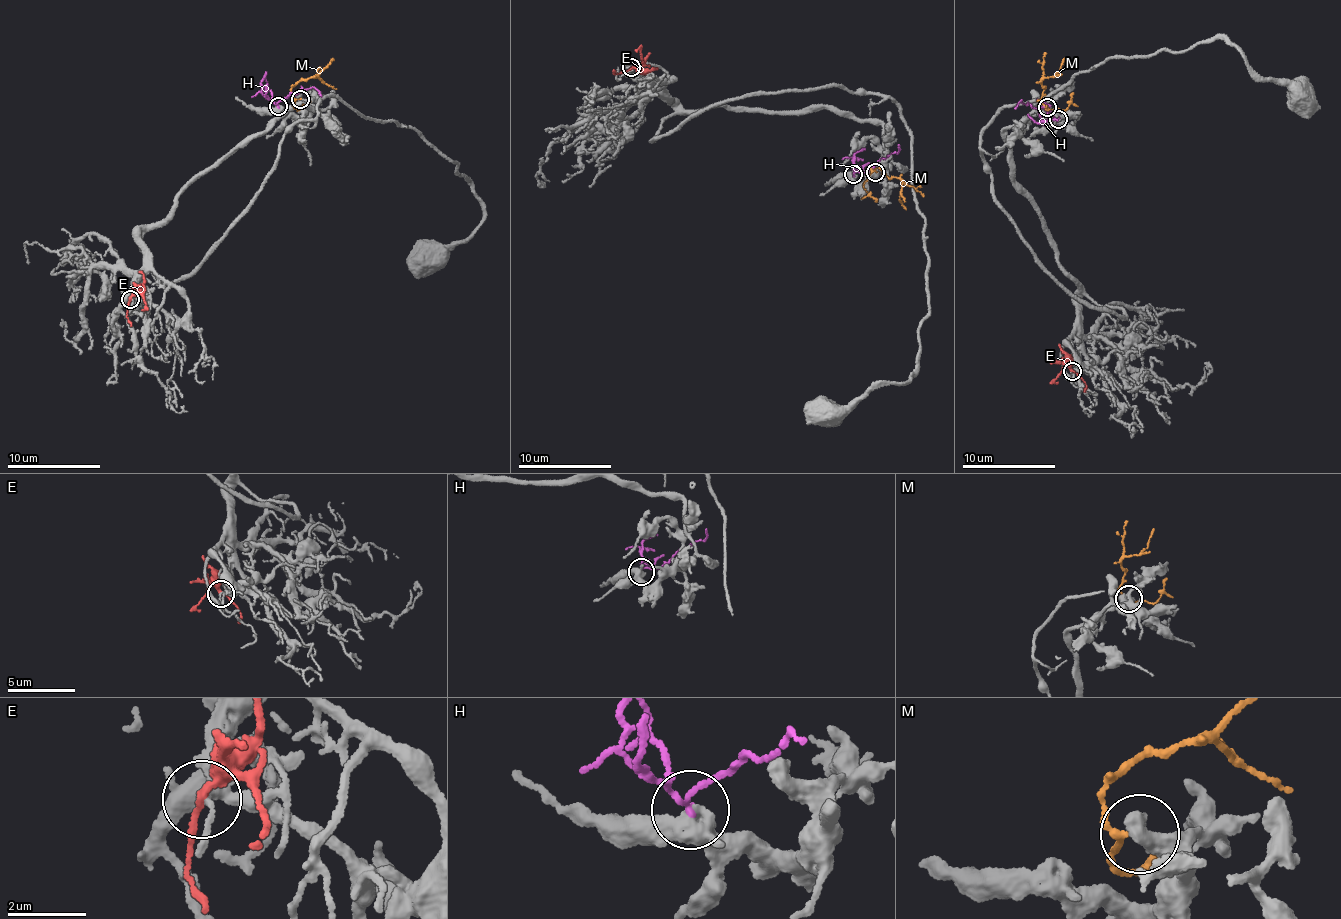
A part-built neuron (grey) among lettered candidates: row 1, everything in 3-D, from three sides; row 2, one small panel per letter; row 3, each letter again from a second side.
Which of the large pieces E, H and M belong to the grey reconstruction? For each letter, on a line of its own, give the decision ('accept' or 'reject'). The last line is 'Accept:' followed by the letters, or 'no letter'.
E: reject
H: reject
M: reject
Accept: no letter

